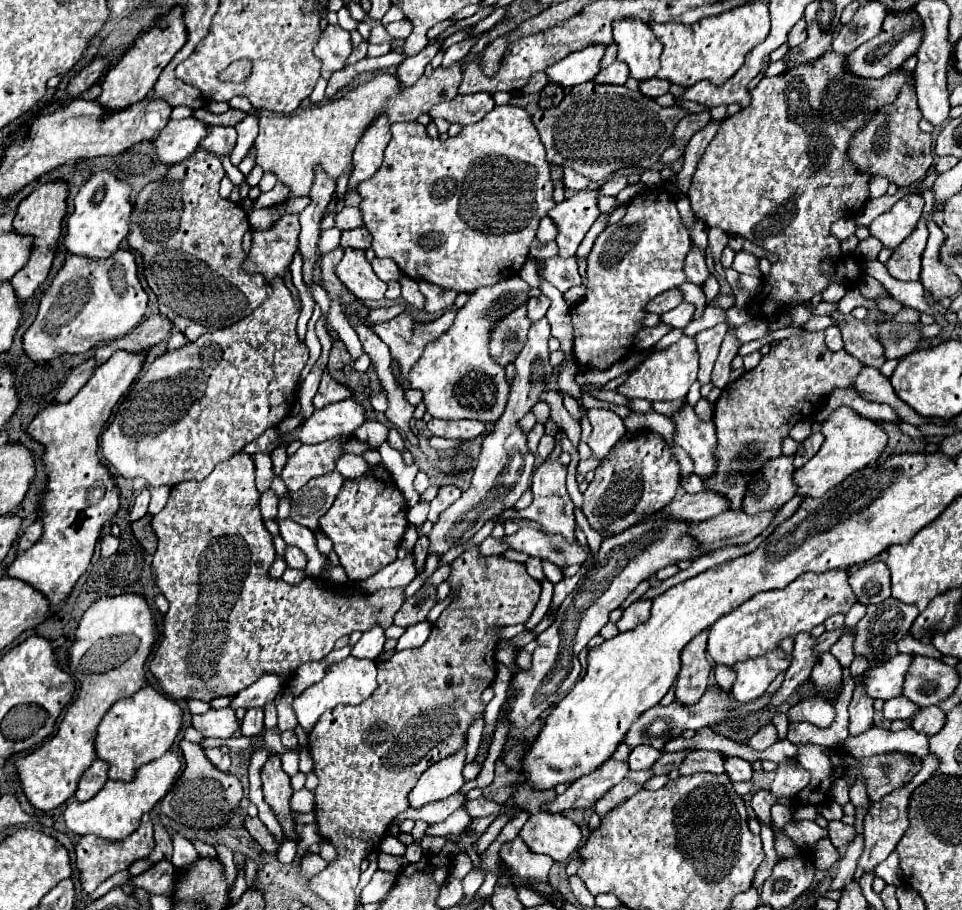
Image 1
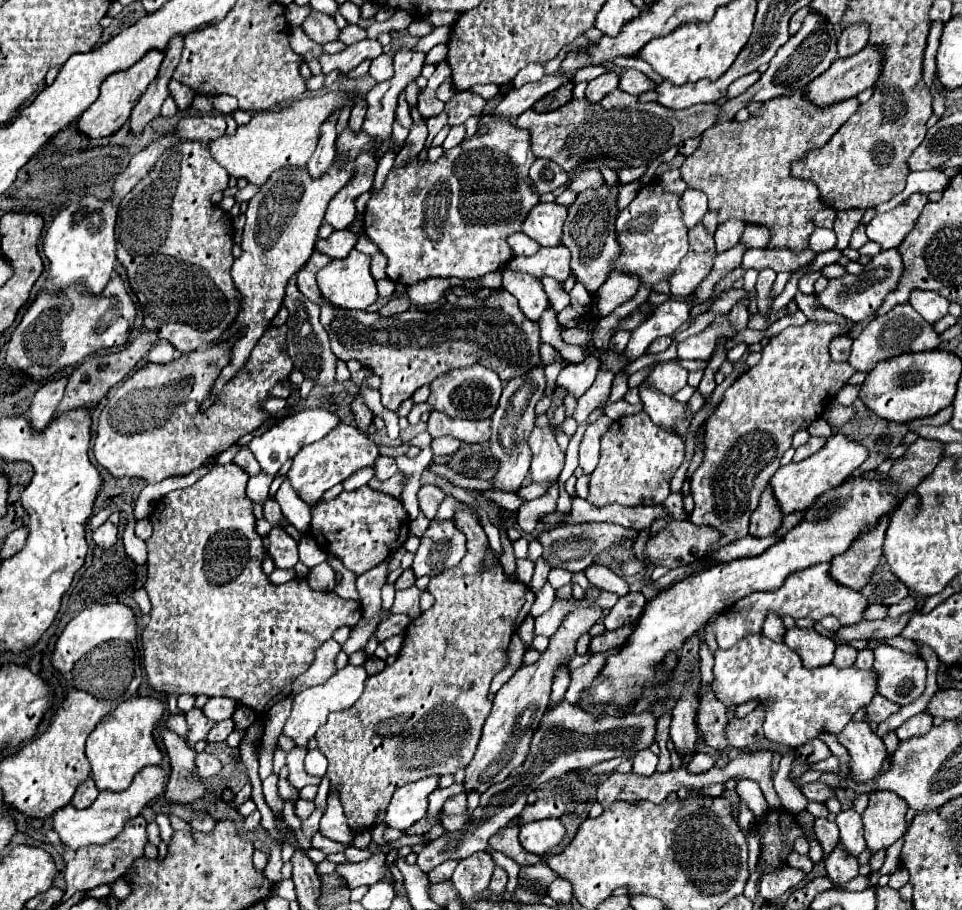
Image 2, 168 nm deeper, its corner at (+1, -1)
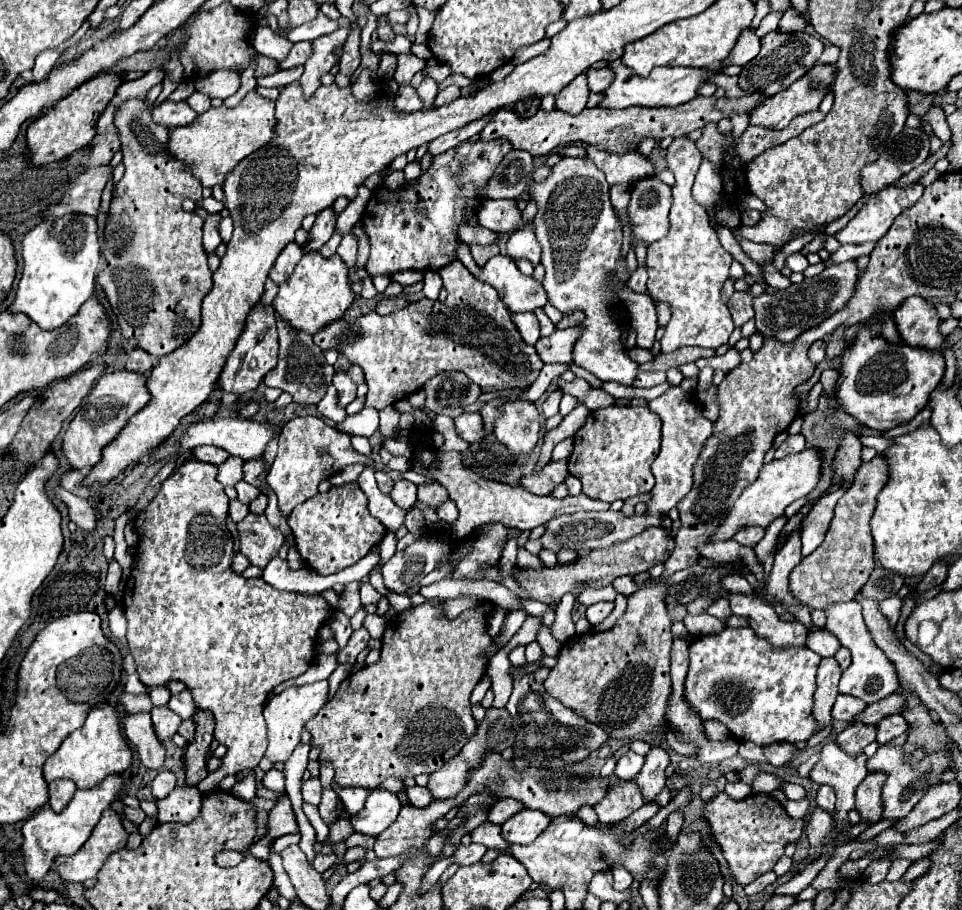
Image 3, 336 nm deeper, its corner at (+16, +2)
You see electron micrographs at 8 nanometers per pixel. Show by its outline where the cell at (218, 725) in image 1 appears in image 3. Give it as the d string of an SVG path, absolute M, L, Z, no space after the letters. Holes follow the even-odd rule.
M160 706L160 708L152 708L152 722L154 722L154 730L160 736L160 740L170 740L176 732L178 726L182 724L182 718L176 716L176 712L172 712L168 706Z

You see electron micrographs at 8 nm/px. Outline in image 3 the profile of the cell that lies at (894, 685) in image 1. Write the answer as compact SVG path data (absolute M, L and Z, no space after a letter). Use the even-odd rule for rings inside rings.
M724 628L724 632L716 636L700 636L690 644L686 700L702 720L720 720L734 736L740 736L738 740L750 740L756 746L768 746L772 742L806 742L818 730L812 710L820 660L822 658L810 648L772 648L766 640L760 640L752 628Z

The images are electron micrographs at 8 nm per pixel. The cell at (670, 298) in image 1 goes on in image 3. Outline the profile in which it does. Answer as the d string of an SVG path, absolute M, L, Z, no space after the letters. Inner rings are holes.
M580 326L556 330L552 336L540 338L534 348L546 364L548 362L568 364L572 360L572 344L576 344L576 336L580 336L580 332L582 332Z

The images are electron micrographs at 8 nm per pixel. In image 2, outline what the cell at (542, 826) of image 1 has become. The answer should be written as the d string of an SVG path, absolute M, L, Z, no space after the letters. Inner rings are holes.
M545 819L545 821L535 821L521 825L519 831L519 841L529 853L543 855L551 847L559 845L561 839L565 837L565 827L559 819Z

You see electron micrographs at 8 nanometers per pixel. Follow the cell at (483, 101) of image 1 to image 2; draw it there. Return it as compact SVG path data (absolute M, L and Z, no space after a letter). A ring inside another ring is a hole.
M471 91L455 93L451 101L445 103L445 113L449 115L449 125L463 125L469 117L481 115L485 107L485 99Z

